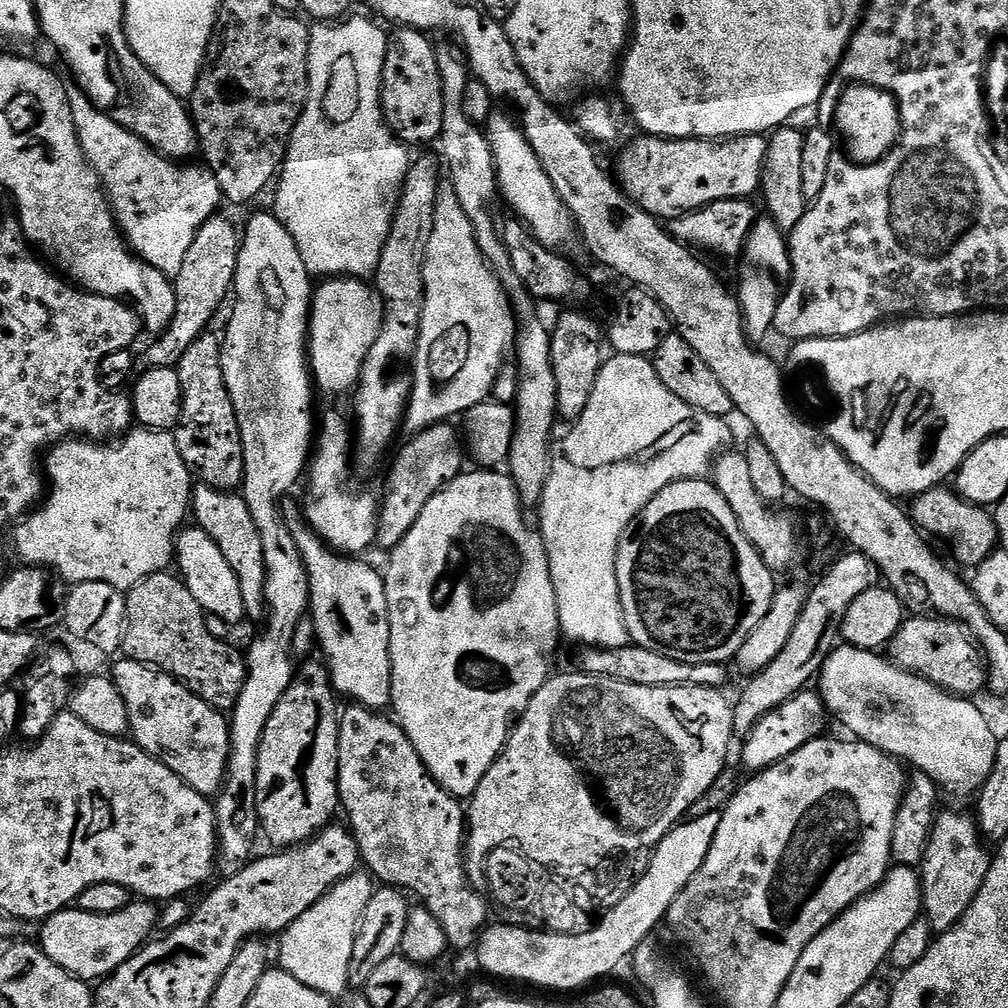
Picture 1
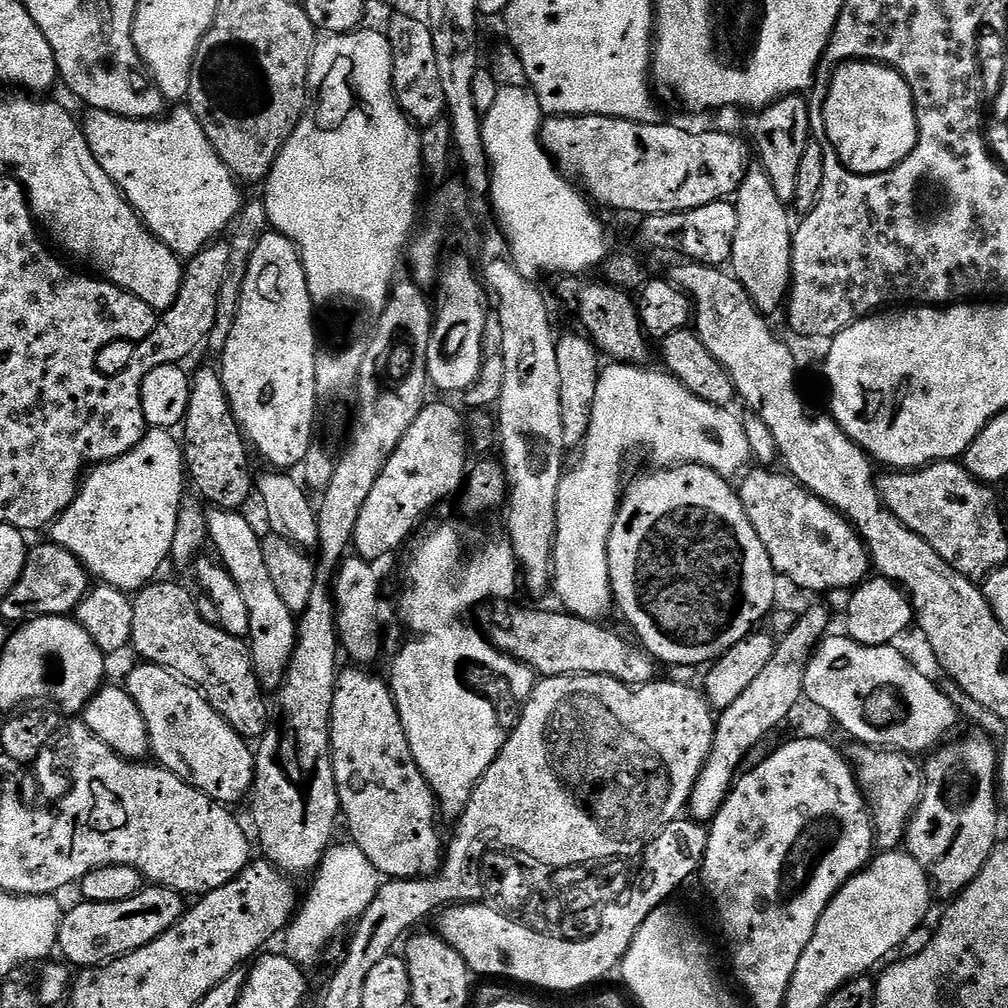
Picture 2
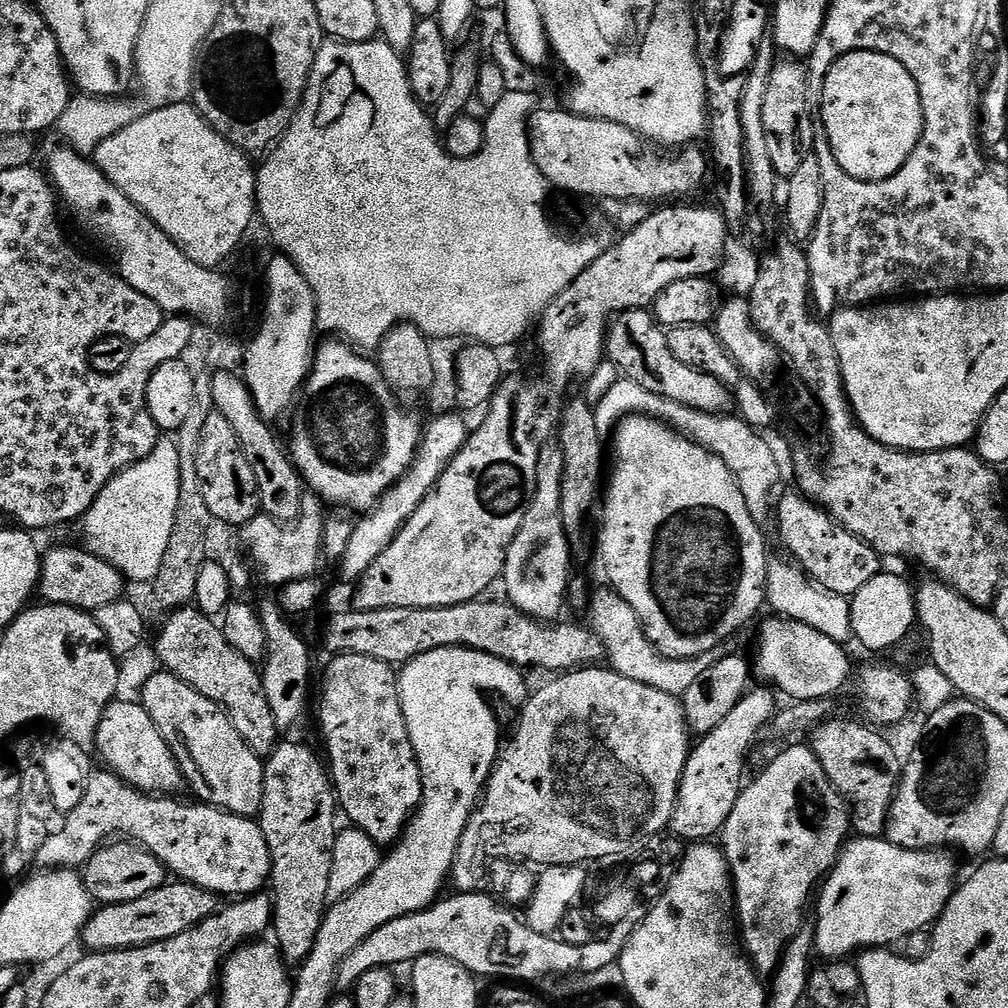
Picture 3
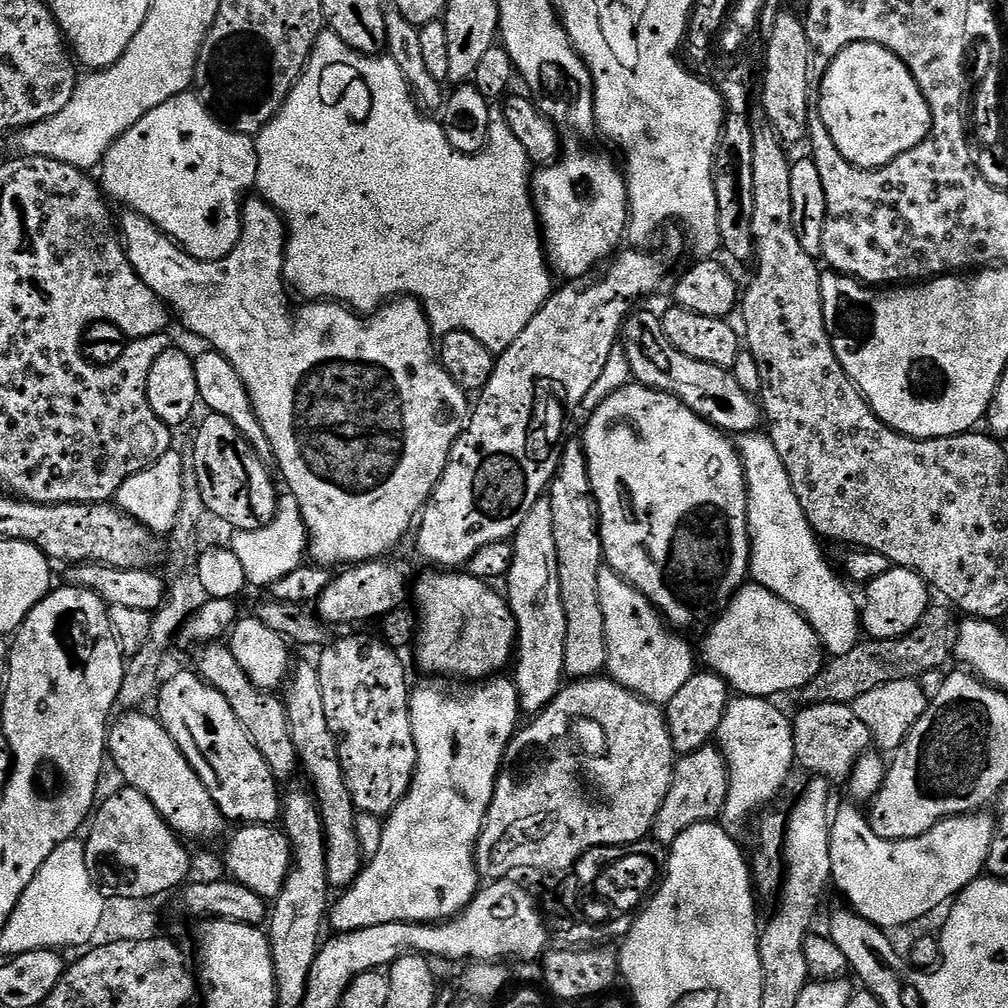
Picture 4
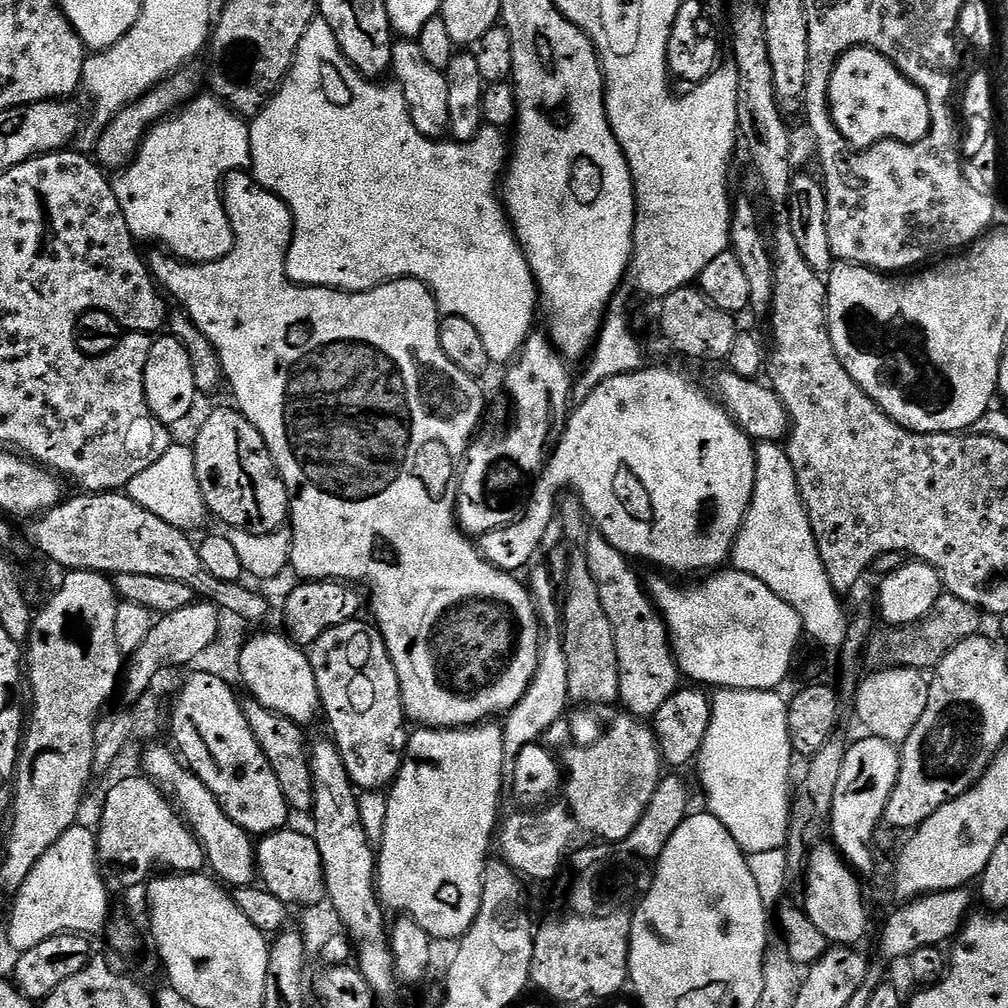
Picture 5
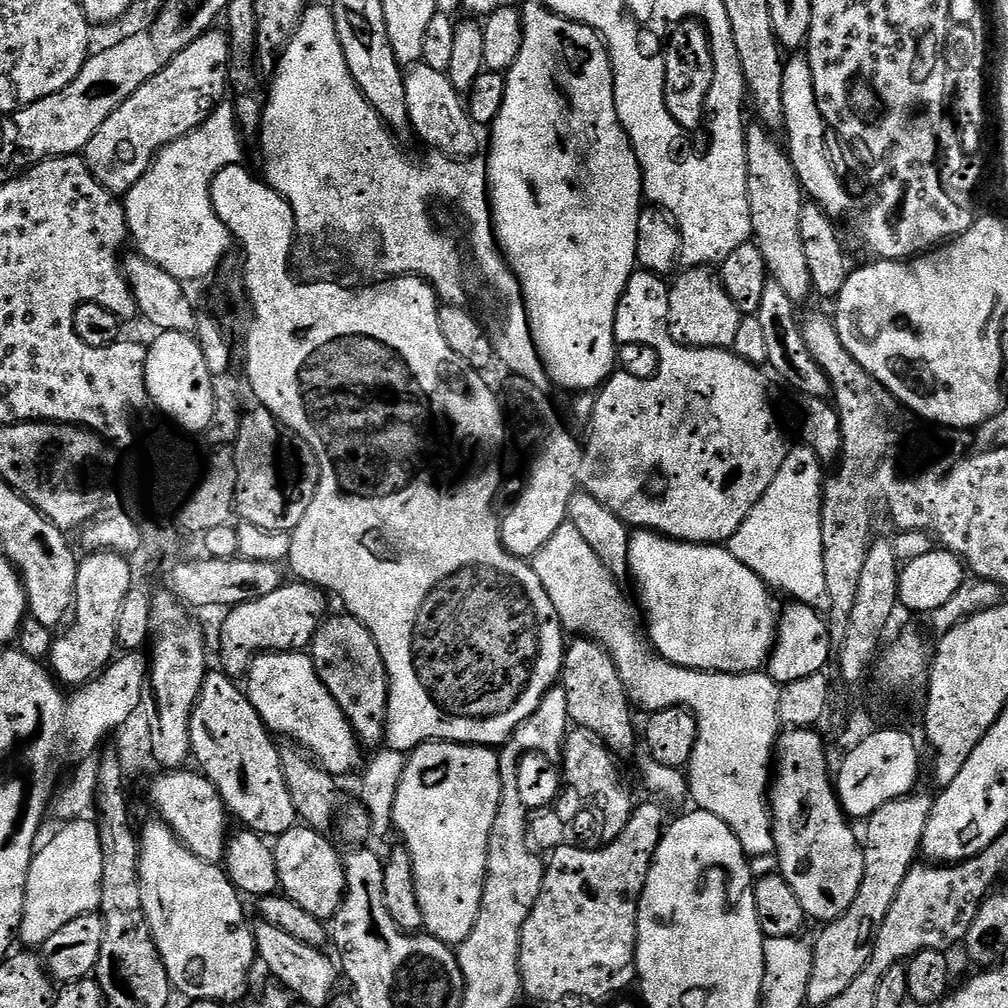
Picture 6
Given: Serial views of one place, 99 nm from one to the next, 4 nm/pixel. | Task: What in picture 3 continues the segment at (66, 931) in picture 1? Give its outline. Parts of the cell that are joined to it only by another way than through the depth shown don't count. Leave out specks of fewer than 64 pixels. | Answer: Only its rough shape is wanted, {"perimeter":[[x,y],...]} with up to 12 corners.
{"perimeter":[[165,882],[97,907],[82,943],[117,952],[169,940],[213,916],[216,893]]}

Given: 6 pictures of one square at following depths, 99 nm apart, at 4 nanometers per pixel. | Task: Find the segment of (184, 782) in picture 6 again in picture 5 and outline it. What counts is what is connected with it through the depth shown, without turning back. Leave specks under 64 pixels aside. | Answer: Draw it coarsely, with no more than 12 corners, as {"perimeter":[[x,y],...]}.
{"perimeter":[[143,774],[108,793],[96,859],[119,890],[200,874],[204,847]]}

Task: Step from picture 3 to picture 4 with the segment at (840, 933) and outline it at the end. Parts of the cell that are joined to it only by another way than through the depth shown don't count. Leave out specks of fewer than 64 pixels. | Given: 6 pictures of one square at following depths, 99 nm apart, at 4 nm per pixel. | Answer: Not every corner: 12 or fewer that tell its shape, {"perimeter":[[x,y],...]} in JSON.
{"perimeter":[[835,809],[832,884],[885,930],[981,879],[997,826],[951,816],[883,840]]}

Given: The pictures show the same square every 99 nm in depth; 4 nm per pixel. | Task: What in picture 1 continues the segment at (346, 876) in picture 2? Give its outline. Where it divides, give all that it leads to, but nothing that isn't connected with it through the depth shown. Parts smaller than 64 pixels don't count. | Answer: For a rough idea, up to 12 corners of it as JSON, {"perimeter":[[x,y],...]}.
{"perimeter":[[357,870],[279,937],[302,986],[350,992],[356,931],[373,891]]}

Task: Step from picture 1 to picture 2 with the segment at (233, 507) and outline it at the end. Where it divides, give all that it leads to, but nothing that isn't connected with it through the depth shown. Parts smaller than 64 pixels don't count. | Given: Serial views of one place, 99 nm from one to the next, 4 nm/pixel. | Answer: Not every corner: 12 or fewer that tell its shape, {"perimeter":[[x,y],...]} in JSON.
{"perimeter":[[213,507],[208,539],[250,610],[261,681],[285,679],[298,620],[240,510]]}

